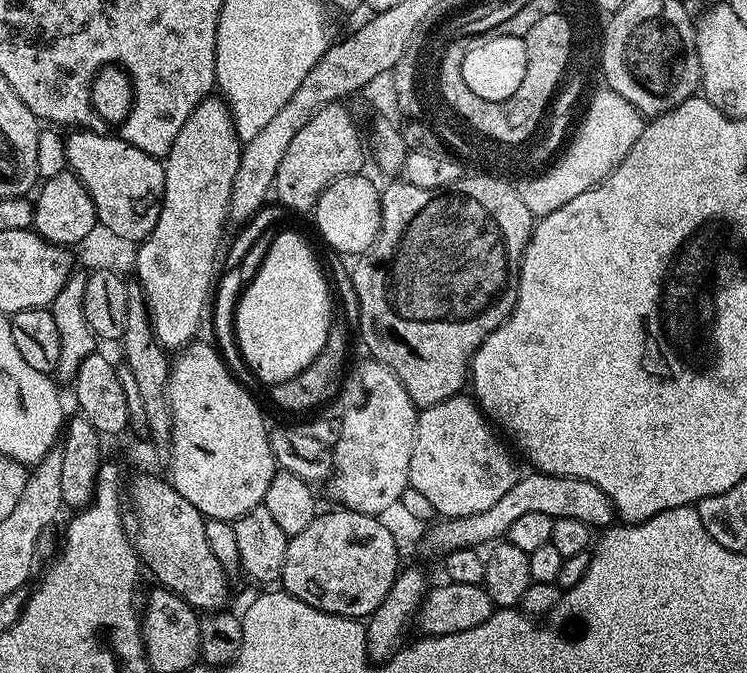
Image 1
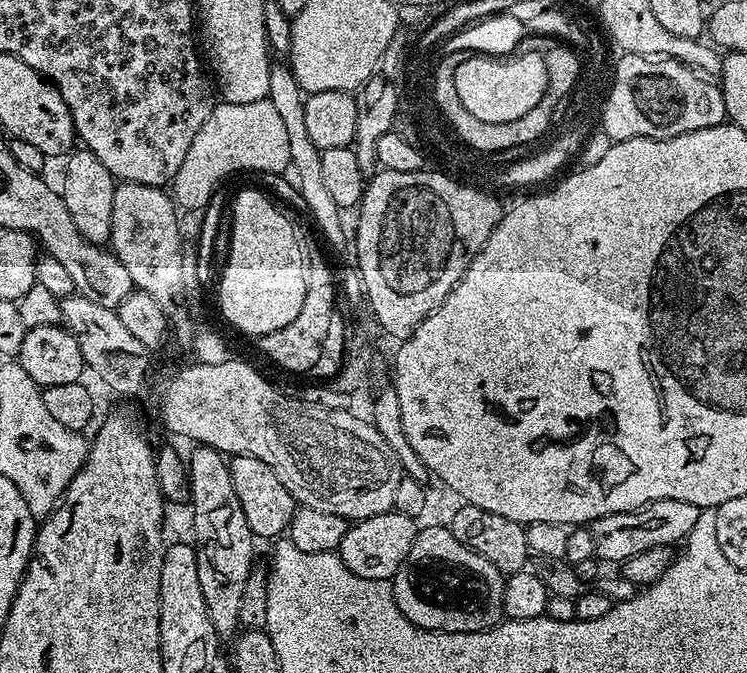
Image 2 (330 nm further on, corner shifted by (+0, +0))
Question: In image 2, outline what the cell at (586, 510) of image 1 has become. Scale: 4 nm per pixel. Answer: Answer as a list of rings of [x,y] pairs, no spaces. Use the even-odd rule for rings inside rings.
[[[659,500],[633,512],[606,514],[590,525],[596,556],[604,562],[623,562],[634,558],[634,554],[642,554],[642,550],[650,550],[650,546],[679,545],[694,530],[694,522],[698,522],[699,513],[700,508],[690,502]]]

